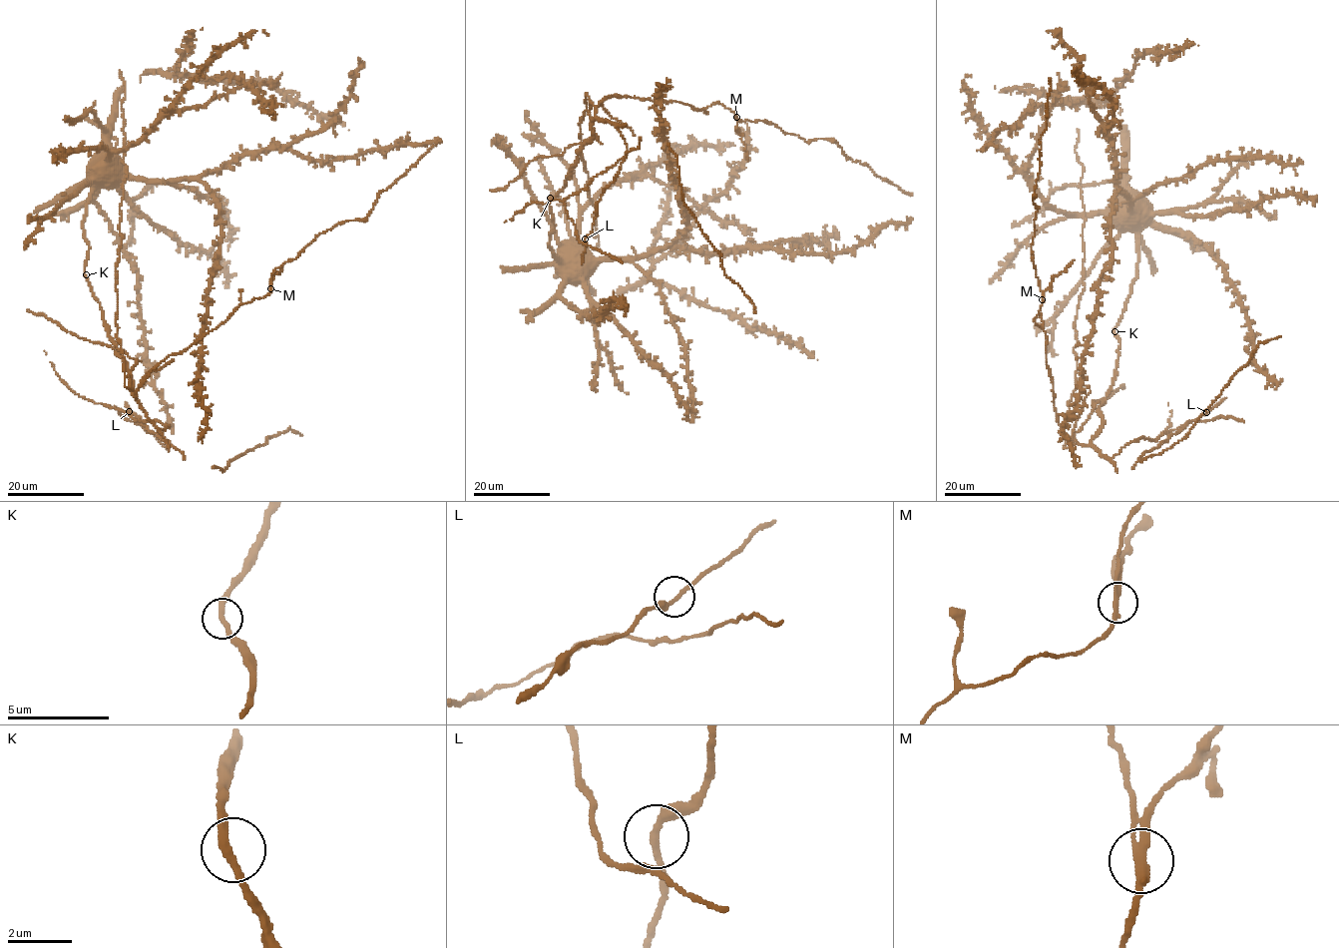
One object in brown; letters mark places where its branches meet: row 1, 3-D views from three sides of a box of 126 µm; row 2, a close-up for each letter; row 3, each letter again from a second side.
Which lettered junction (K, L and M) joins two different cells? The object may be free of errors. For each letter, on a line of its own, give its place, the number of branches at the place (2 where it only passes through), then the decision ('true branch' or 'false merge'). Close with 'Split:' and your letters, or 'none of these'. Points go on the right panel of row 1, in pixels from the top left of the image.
K: at (1115, 331); 2 branches meet; true branch
L: at (1206, 412); 2 branches meet; true branch
M: at (1042, 299); 2 branches meet; false merge
Split: M

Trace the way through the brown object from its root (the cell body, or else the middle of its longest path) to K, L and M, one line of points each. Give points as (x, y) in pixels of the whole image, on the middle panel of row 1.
K: (566, 254), (564, 252), (563, 258), (559, 259), (550, 246), (554, 228), (550, 198)
L: (566, 254), (550, 246), (549, 198), (595, 118), (628, 150), (564, 203), (585, 238)
M: (566, 254), (550, 246), (549, 198), (590, 141), (599, 102), (718, 103), (736, 117)

